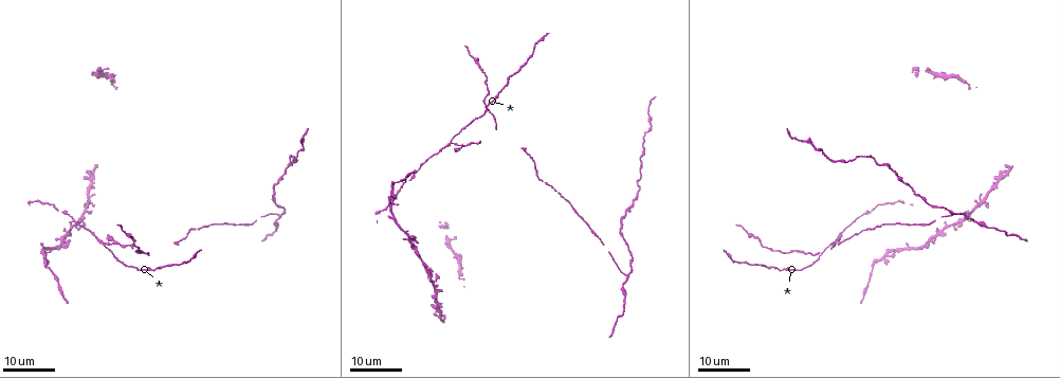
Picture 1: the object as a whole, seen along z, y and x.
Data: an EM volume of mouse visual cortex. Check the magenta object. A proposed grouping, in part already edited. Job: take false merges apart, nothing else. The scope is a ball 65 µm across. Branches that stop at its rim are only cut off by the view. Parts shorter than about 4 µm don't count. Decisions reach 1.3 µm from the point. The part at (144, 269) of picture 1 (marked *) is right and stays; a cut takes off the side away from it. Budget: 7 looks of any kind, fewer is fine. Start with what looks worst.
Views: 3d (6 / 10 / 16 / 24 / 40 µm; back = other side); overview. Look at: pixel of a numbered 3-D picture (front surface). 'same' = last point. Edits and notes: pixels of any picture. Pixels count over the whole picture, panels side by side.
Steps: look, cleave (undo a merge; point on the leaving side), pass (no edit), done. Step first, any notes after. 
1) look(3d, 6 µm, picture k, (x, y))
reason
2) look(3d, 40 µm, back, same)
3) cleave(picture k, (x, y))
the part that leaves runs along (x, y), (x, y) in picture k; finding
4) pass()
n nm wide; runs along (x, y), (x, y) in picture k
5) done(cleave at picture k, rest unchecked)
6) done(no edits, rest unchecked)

look(3d, 24 µm, picture 1, (450, 144))

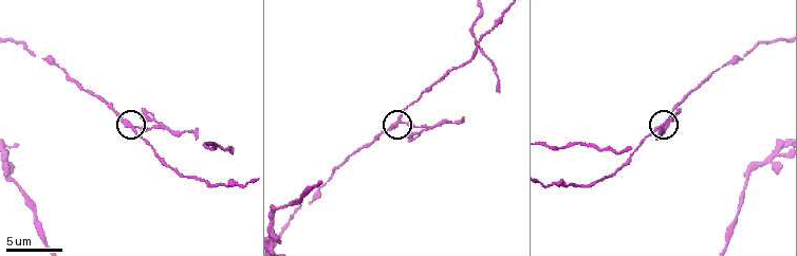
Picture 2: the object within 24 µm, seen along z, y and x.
look(3d, 10 µm, picture 2, (399, 122))

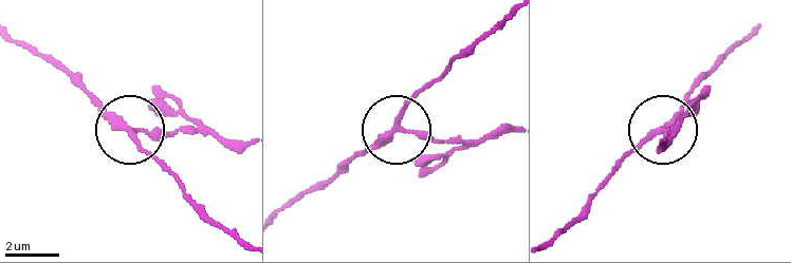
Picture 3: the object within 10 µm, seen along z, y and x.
cleave(picture 3, (172, 136))
the part that leaves runs along (403, 129), (421, 129), (448, 143), (510, 132) in picture 3; two neurons meet here

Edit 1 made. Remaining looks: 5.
look(3d, 24 µm, picture 1, (966, 216))

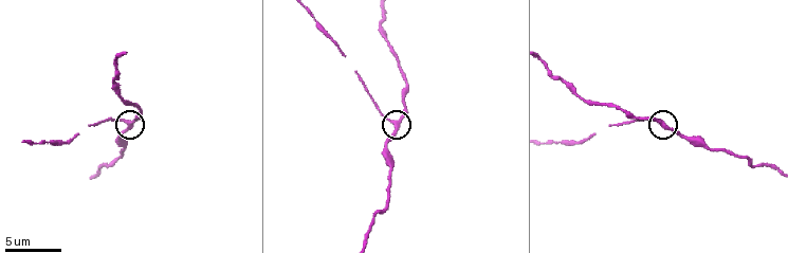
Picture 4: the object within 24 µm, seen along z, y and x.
look(3d, 10 µm, picture 4, (129, 125))
closer look

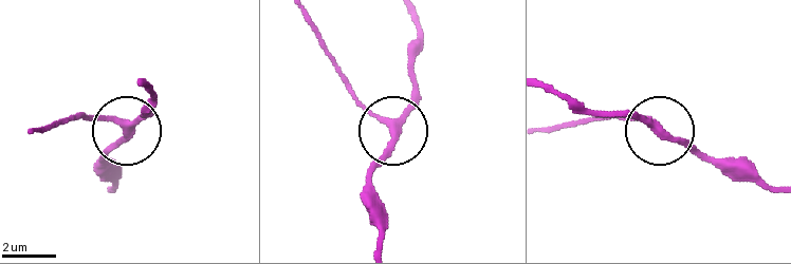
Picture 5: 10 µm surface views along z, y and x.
pass()
250 nm wide; all the same neuron

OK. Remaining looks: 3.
look(3d, 24 µm, picture 1, (422, 265))

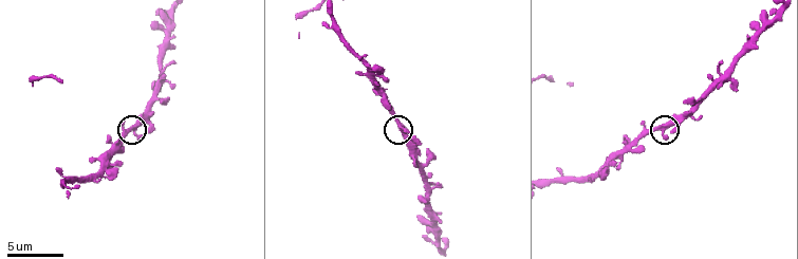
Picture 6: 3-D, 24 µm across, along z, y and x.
look(3d, 6 µm, picture 6, (664, 127))

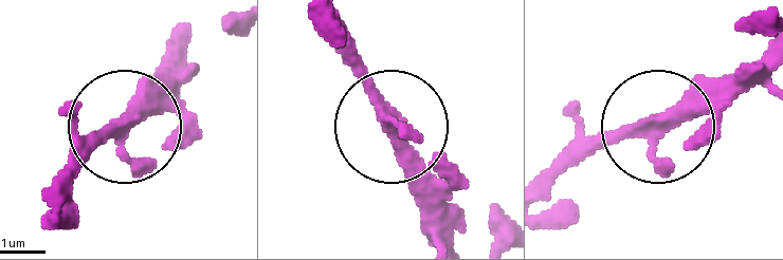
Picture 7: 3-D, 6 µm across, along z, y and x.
pass()
continuous, no second neuron

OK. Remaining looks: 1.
done(cleave at picture 3, rest unchecked)

